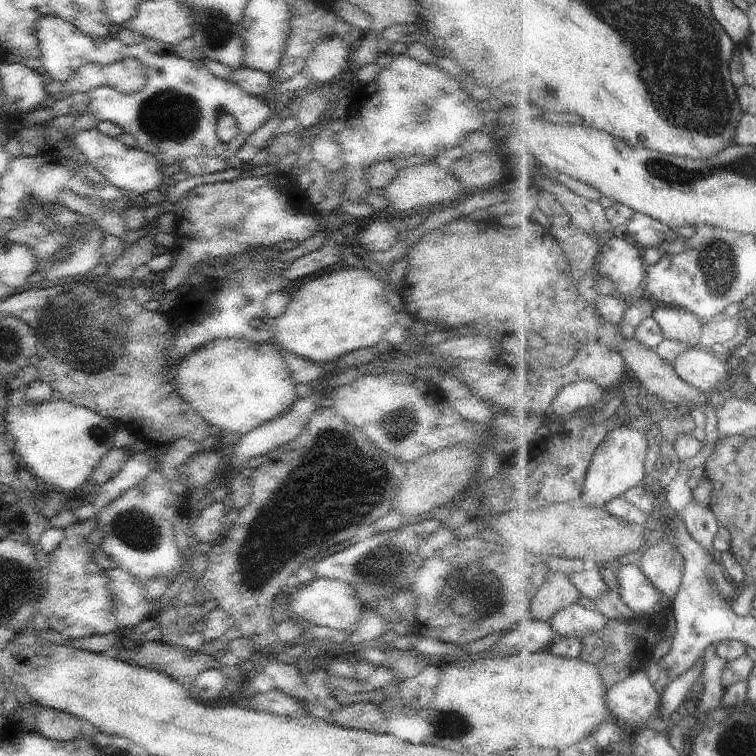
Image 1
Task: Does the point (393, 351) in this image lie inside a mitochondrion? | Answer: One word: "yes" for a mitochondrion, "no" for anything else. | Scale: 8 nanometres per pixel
no

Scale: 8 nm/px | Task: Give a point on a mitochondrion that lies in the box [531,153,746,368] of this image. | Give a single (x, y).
(718, 263)

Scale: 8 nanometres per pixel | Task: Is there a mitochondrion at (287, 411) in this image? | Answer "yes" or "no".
no

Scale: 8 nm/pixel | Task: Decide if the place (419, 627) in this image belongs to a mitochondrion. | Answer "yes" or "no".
no

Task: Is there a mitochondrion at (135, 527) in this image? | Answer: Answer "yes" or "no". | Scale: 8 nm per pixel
yes

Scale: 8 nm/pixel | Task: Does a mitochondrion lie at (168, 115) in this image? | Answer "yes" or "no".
yes

